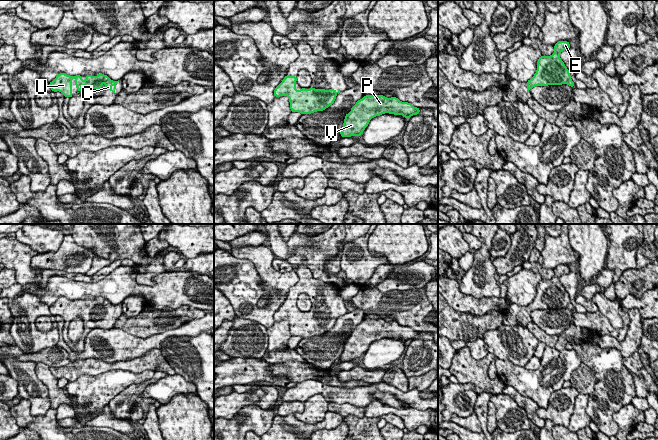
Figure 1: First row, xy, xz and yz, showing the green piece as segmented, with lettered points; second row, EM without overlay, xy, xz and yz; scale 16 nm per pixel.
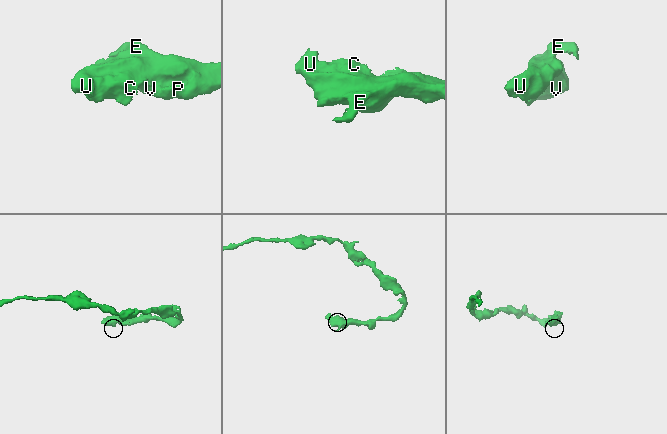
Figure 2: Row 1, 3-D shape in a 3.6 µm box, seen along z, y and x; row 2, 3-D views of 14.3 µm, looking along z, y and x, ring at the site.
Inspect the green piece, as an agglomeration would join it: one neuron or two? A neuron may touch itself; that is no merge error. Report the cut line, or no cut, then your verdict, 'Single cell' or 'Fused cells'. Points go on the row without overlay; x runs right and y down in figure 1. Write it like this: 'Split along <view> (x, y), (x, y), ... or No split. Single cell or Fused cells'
No split. Single cell

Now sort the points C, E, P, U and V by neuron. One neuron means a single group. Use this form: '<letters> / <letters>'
C E P U V

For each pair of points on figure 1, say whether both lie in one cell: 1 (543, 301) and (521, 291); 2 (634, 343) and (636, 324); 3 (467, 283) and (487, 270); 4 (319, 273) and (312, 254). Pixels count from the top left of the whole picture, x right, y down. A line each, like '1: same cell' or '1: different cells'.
1: different cells
2: same cell
3: same cell
4: same cell

